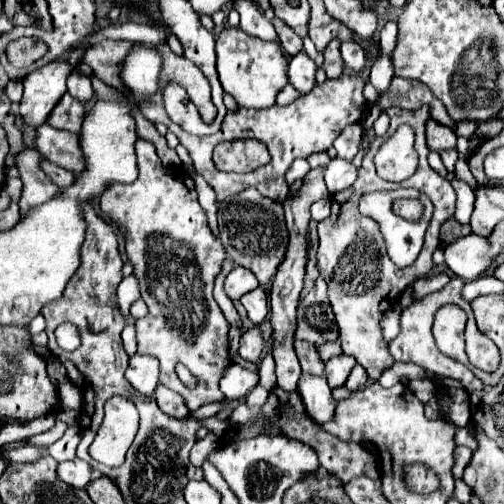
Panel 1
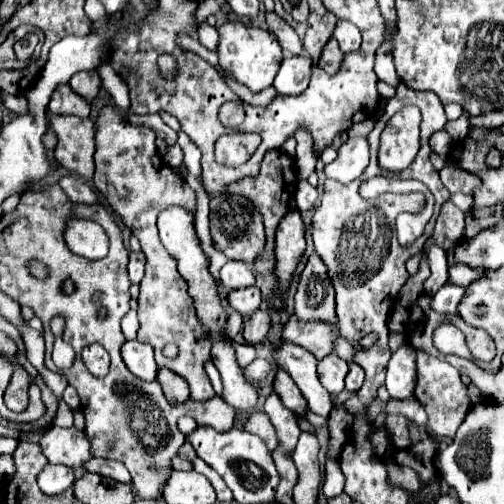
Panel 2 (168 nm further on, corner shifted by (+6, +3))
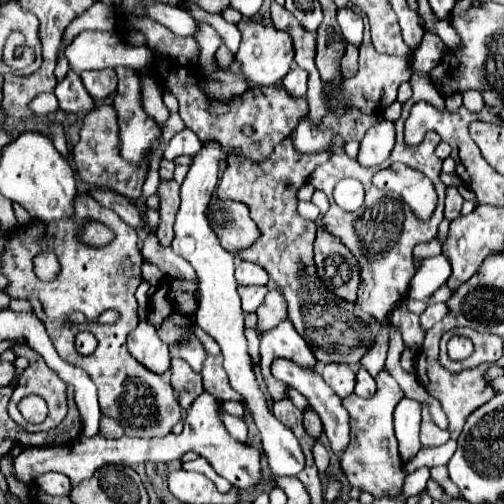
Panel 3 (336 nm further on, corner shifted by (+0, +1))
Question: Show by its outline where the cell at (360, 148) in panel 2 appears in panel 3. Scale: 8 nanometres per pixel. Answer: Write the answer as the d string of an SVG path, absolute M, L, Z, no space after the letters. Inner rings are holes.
M382 119L380 123L376 123L374 127L370 127L364 135L364 139L360 141L360 153L358 153L358 161L364 167L372 167L372 165L382 165L388 157L390 151L396 143L396 129L392 121Z

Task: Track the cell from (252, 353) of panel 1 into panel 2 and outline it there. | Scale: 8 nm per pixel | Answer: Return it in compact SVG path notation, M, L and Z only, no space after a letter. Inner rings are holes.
M258 309L254 315L250 315L244 323L244 329L242 329L242 335L244 335L244 341L248 345L256 345L264 339L264 335L268 333L268 327L270 327L270 313L268 311L262 311Z

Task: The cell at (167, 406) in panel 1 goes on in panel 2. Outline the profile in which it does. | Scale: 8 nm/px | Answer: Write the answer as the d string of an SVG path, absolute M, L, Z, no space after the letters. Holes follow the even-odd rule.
M160 369L156 379L158 379L168 403L184 403L188 399L186 381L182 377L178 377L176 373L172 373L170 369Z

